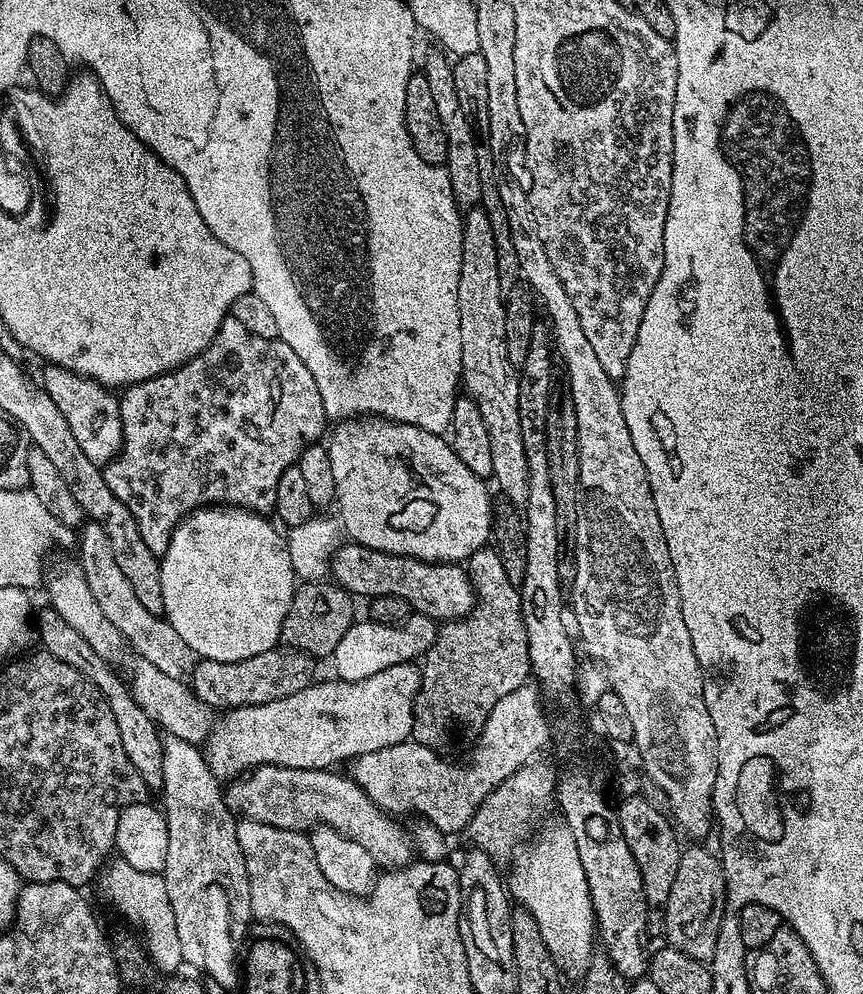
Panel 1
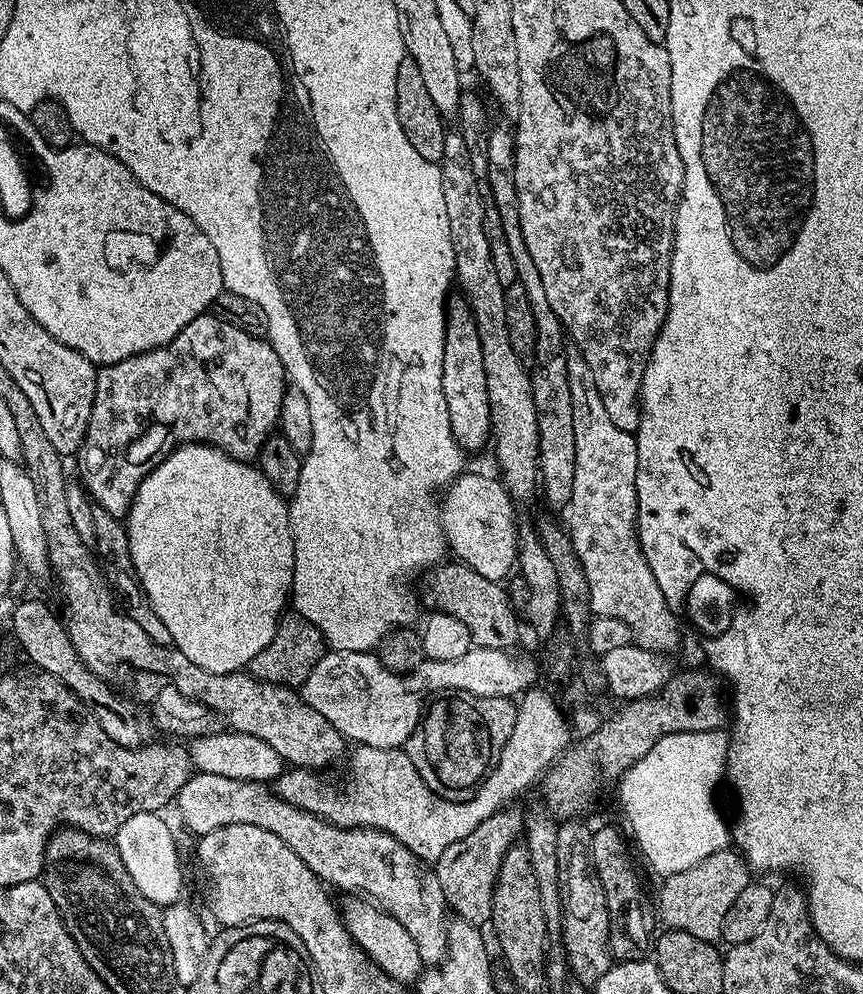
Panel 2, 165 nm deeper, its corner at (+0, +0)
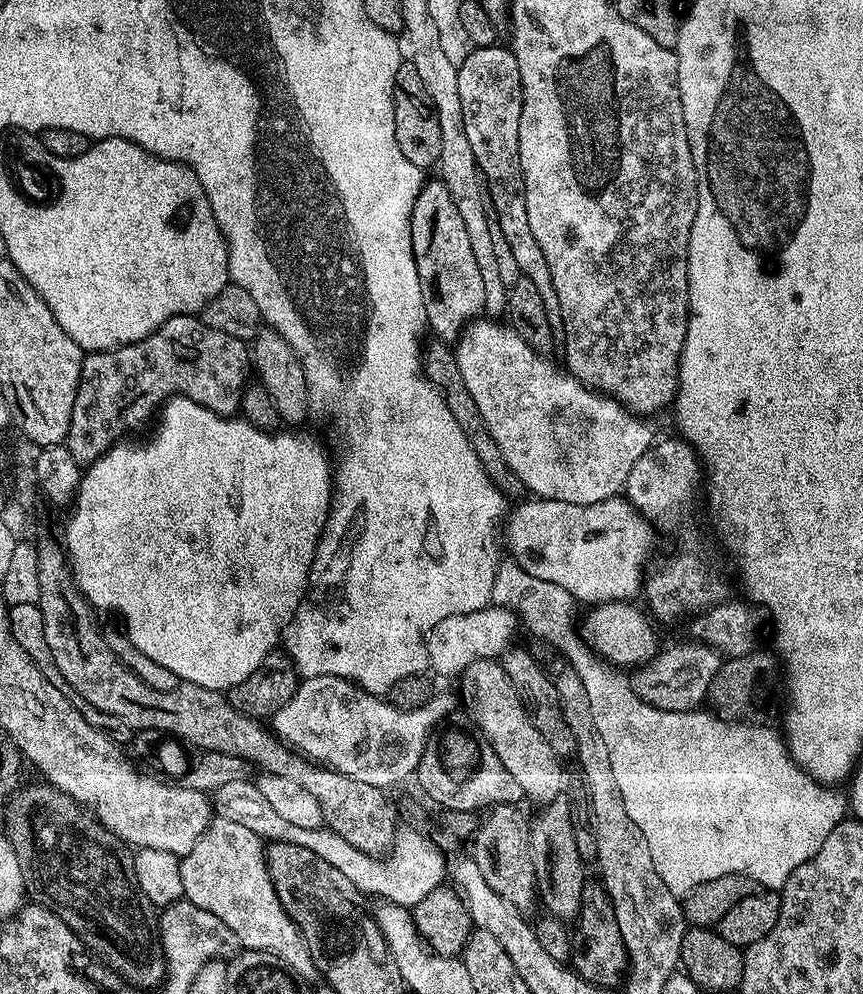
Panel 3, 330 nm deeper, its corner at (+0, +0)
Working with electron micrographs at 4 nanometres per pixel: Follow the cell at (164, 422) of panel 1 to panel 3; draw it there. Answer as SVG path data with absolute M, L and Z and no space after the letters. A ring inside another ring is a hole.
M199 315L171 316L160 329L138 342L121 348L111 348L109 352L89 352L85 355L66 446L76 464L93 464L113 444L127 437L124 436L127 432L142 427L148 419L151 421L159 413L164 401L174 396L190 398L214 410L219 416L231 416L239 409L240 395L249 380L250 348L245 341L206 326Z

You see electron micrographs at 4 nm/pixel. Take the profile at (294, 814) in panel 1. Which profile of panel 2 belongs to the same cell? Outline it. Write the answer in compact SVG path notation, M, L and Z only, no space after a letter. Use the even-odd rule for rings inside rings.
M196 772L186 786L182 786L174 804L180 807L185 826L196 832L197 837L235 824L262 826L262 830L278 834L278 838L282 838L282 842L286 842L286 846L290 846L290 850L294 850L294 854L298 854L325 885L342 888L346 894L363 894L388 915L398 918L398 922L406 926L410 938L414 938L414 946L418 946L421 965L443 964L448 954L450 916L435 867L416 857L389 832L331 824L329 820L281 800L268 784L226 778L223 774Z

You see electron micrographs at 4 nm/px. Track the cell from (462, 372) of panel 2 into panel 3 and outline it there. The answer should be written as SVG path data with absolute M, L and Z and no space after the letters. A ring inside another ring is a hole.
M438 178L425 183L414 204L412 249L418 278L422 282L427 327L431 331L433 328L440 340L455 341L465 324L484 312L486 286L482 282L482 270L478 270L478 258L474 258L474 246L470 246L470 234L466 234L462 214L458 214L458 206L450 196L450 190Z

